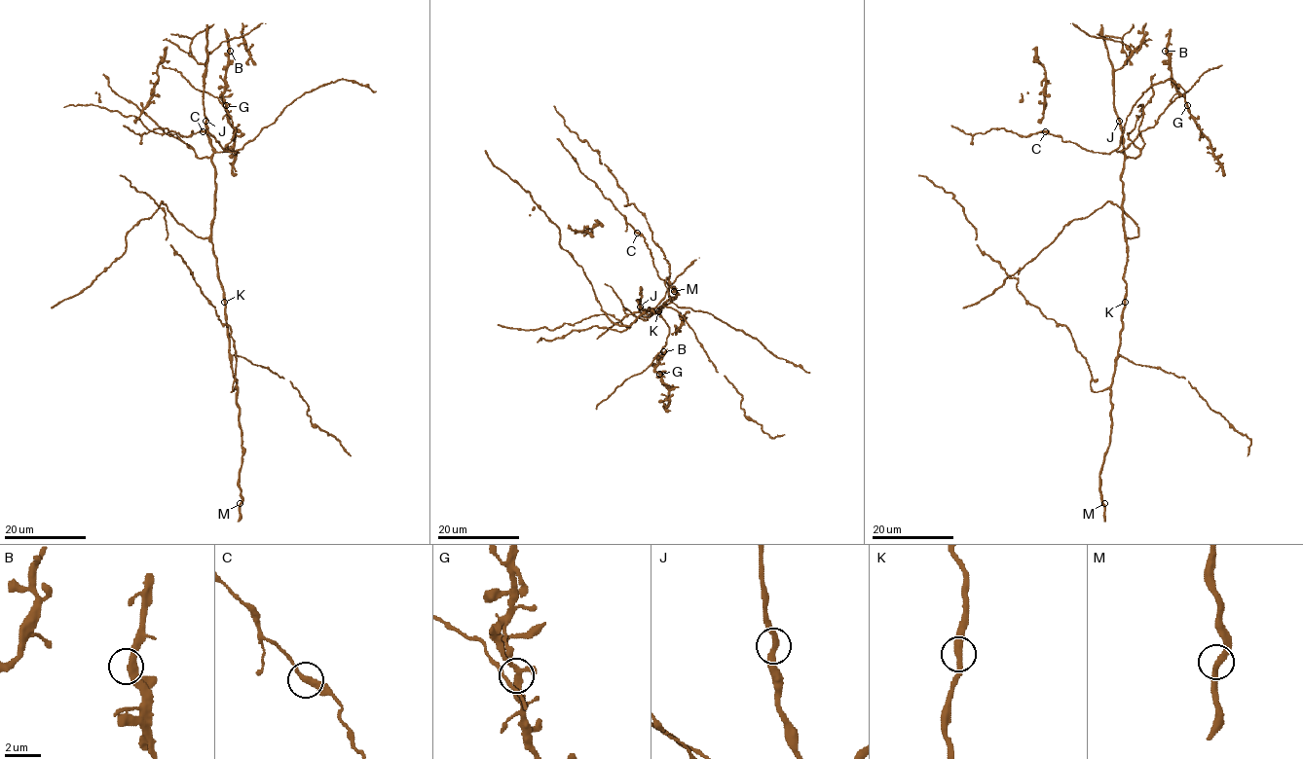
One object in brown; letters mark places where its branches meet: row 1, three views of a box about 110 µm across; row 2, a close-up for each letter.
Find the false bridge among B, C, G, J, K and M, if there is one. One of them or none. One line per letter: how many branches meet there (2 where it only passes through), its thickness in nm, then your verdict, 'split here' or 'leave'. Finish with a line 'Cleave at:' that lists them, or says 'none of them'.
B: 2 | 360 nm | leave
C: 2 | 320 nm | leave
G: 2 | 340 nm | leave
J: 2 | 320 nm | leave
K: 2 | 320 nm | leave
M: 2 | 320 nm | leave
Cleave at: none of them

